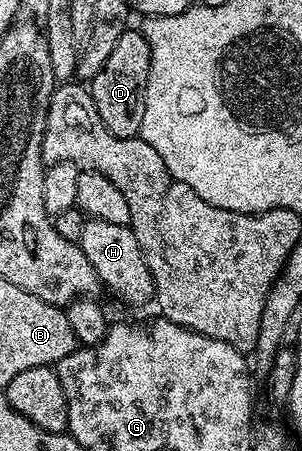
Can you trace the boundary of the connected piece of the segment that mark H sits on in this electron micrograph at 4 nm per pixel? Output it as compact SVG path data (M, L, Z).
M89 218L81 233L79 243L83 256L95 268L98 283L105 286L121 302L129 306L145 306L154 301L153 277L147 268L147 260L135 240L135 232L129 226L107 224L107 220Z

